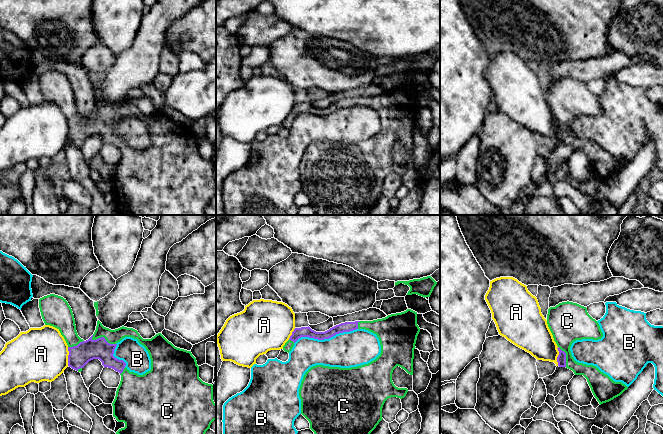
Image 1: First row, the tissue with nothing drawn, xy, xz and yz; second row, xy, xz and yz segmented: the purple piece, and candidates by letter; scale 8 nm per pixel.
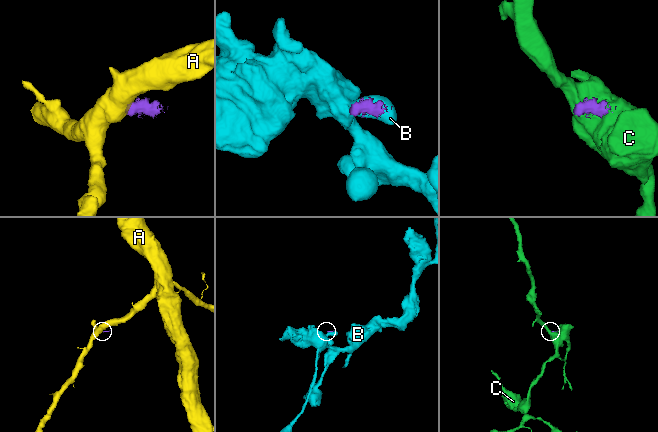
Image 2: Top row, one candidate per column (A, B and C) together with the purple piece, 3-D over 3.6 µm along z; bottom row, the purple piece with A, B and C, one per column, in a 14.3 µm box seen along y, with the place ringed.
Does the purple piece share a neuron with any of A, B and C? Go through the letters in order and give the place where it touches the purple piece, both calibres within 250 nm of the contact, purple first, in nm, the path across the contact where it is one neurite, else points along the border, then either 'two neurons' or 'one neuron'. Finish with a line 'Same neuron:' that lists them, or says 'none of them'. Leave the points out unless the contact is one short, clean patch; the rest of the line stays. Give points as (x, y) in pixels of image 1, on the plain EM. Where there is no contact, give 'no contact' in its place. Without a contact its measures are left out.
A: meets purple in xy at (68, 132); 170 nm thick on the purple side, 440 nm on the other; border along xy (67, 123), (68, 141); two neurons
B: meets purple in xz at (325, 114); 80 nm thick on the purple side, 280 nm on the other; two neurons
C: meets purple in xy at (103, 113); 170 nm thick on the purple side, 110 nm on the other; one neuron
Same neuron: C

